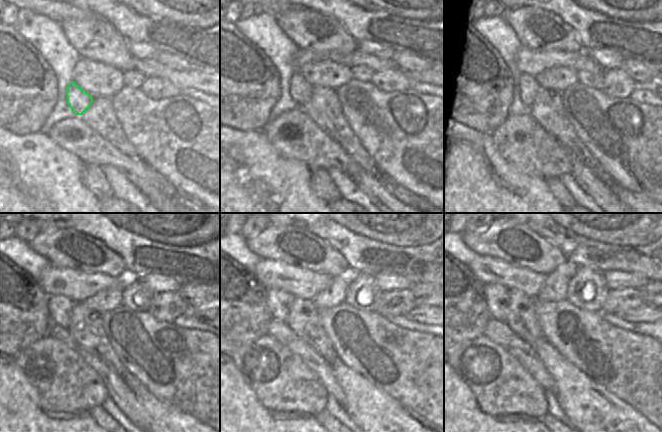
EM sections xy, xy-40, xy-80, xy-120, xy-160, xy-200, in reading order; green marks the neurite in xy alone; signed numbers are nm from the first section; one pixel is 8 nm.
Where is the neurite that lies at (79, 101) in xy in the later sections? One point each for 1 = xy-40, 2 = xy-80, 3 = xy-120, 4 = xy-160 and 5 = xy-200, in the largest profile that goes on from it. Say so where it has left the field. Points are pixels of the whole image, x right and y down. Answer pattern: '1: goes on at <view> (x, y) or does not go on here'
1: goes on at xy-40 (300, 90)
2: goes on at xy-80 (528, 87)
3: goes on at xy-120 (60, 306)
4: goes on at xy-160 (279, 302)
5: goes on at xy-200 (496, 296)

